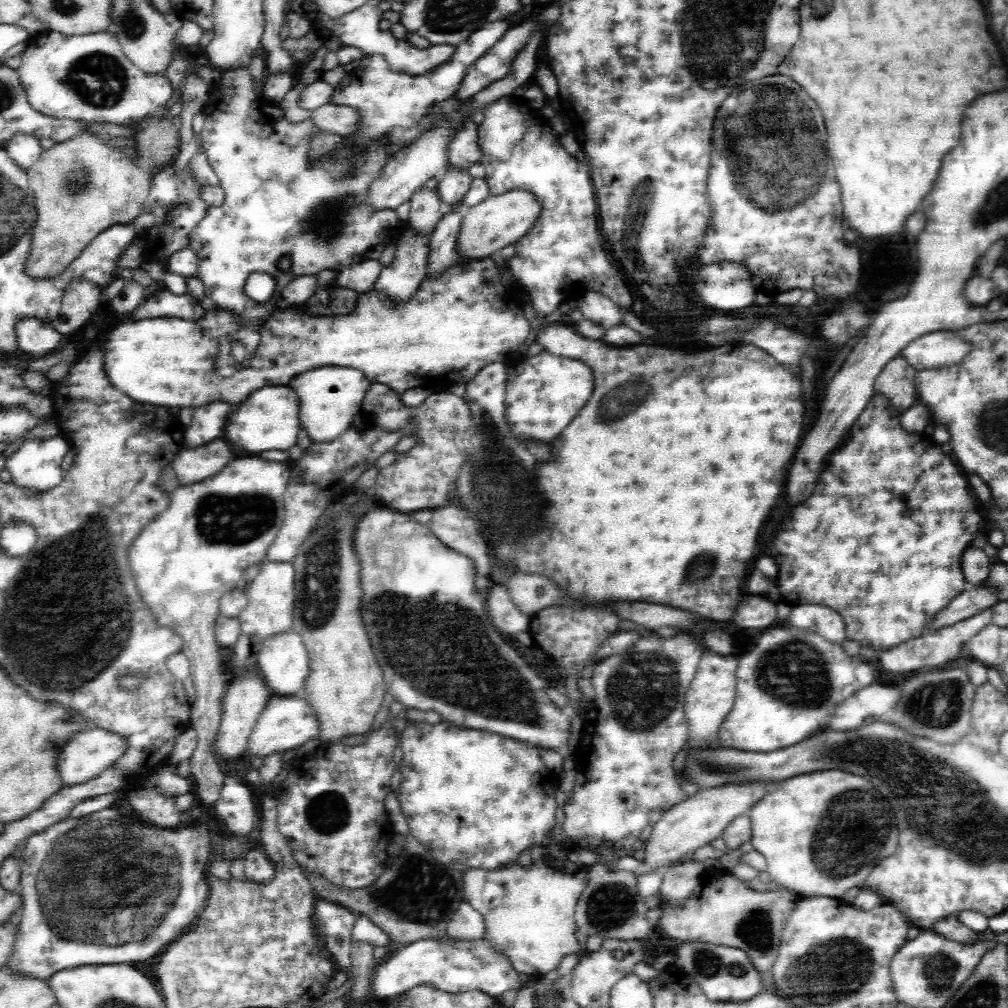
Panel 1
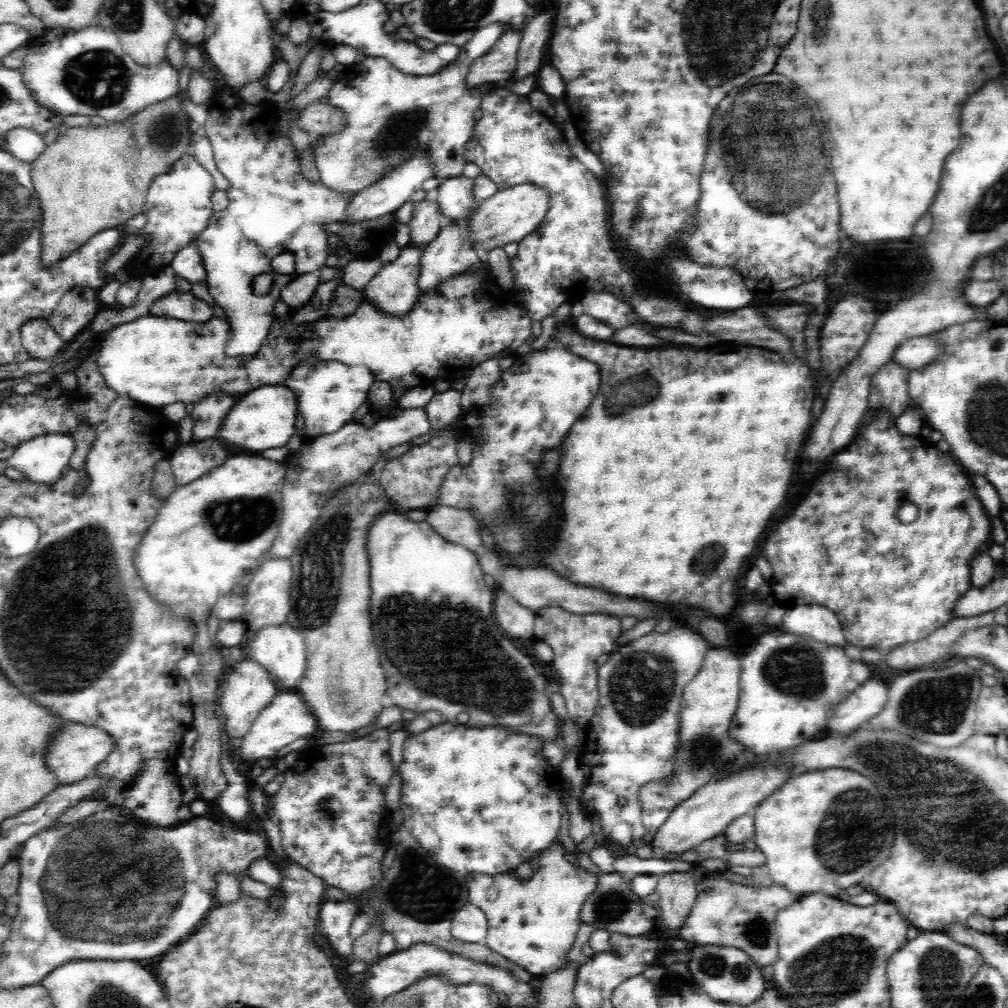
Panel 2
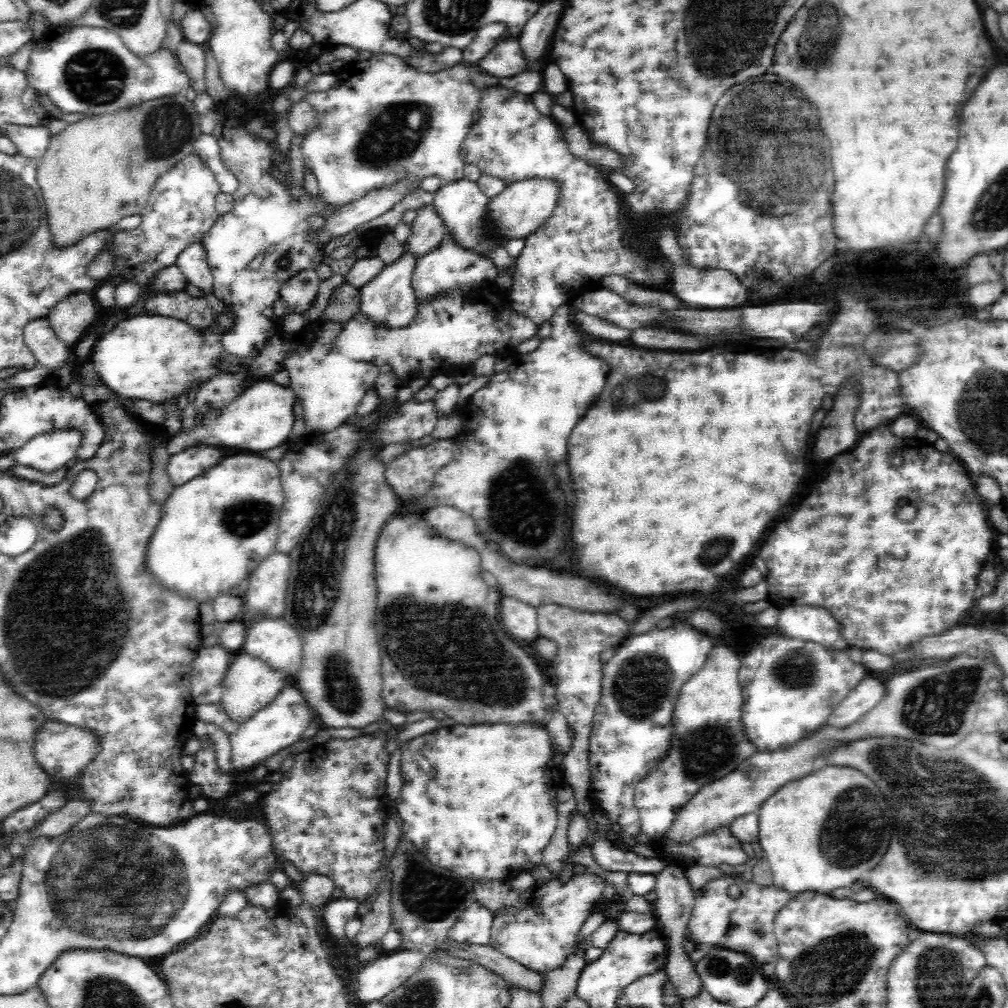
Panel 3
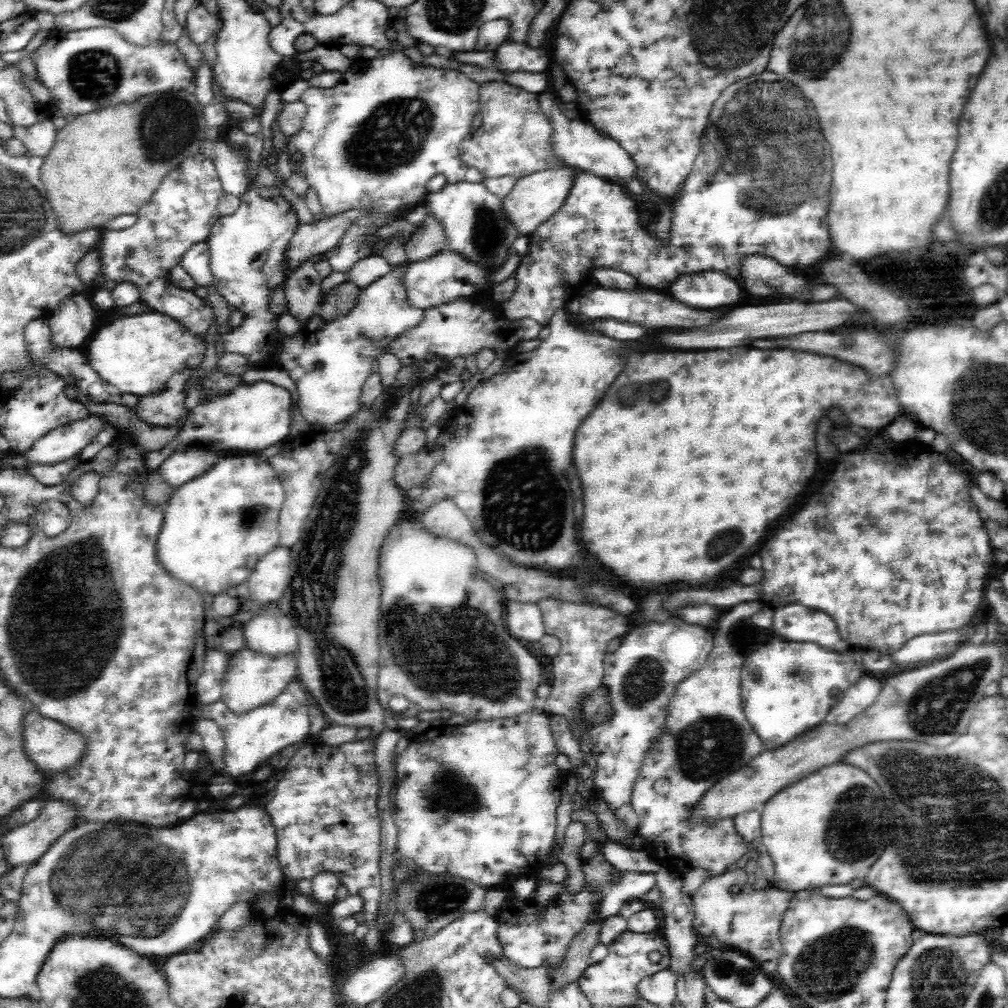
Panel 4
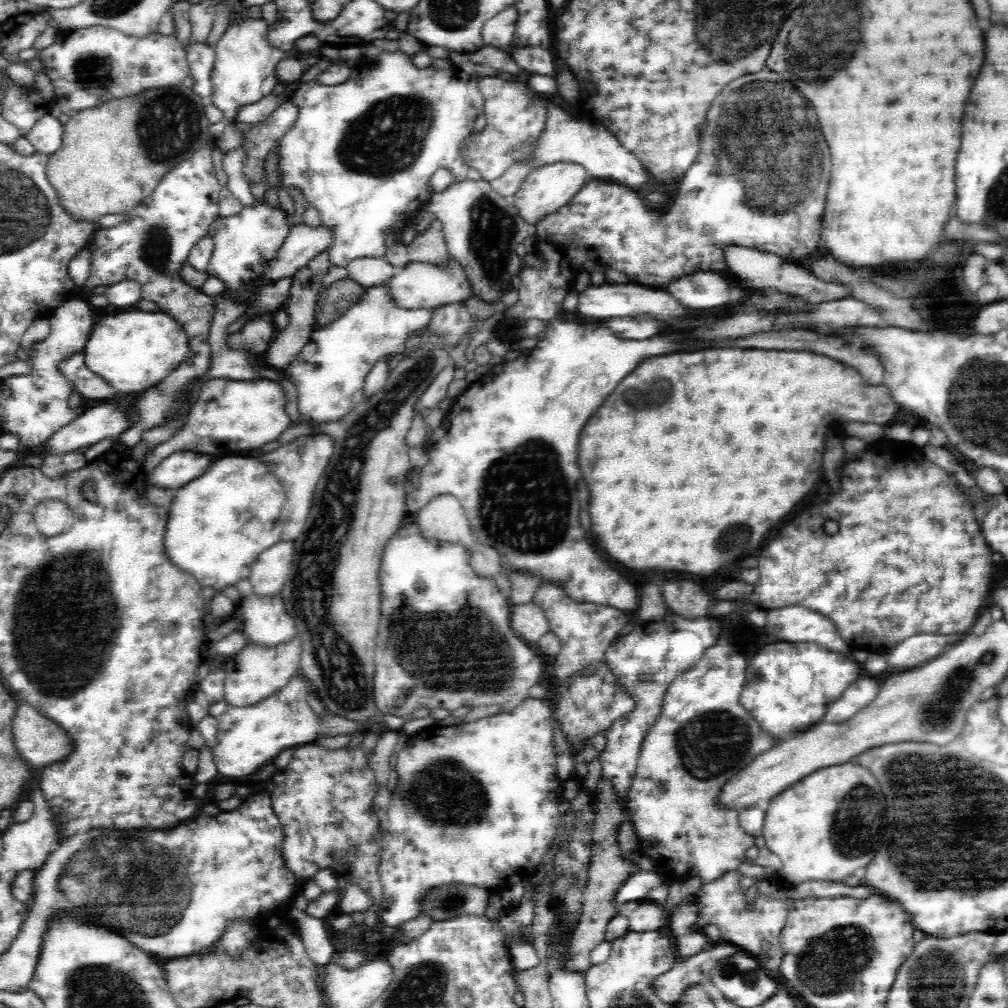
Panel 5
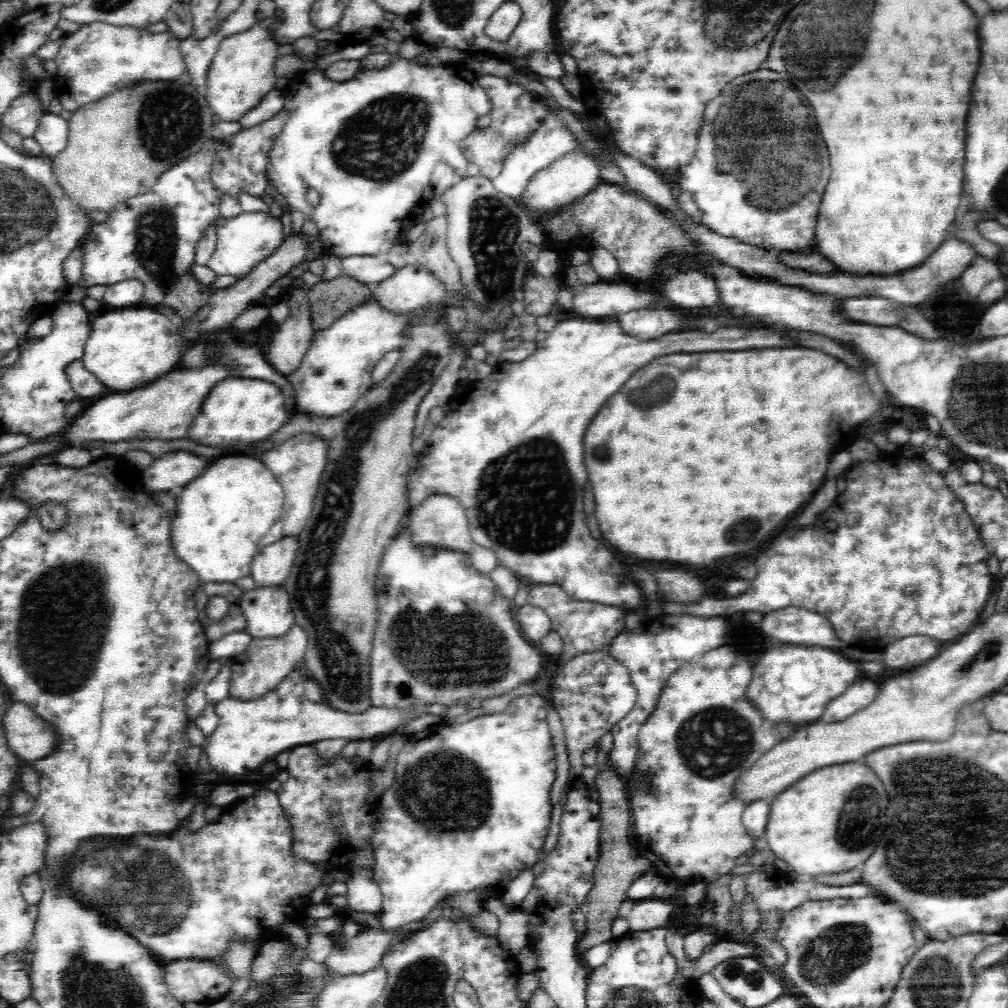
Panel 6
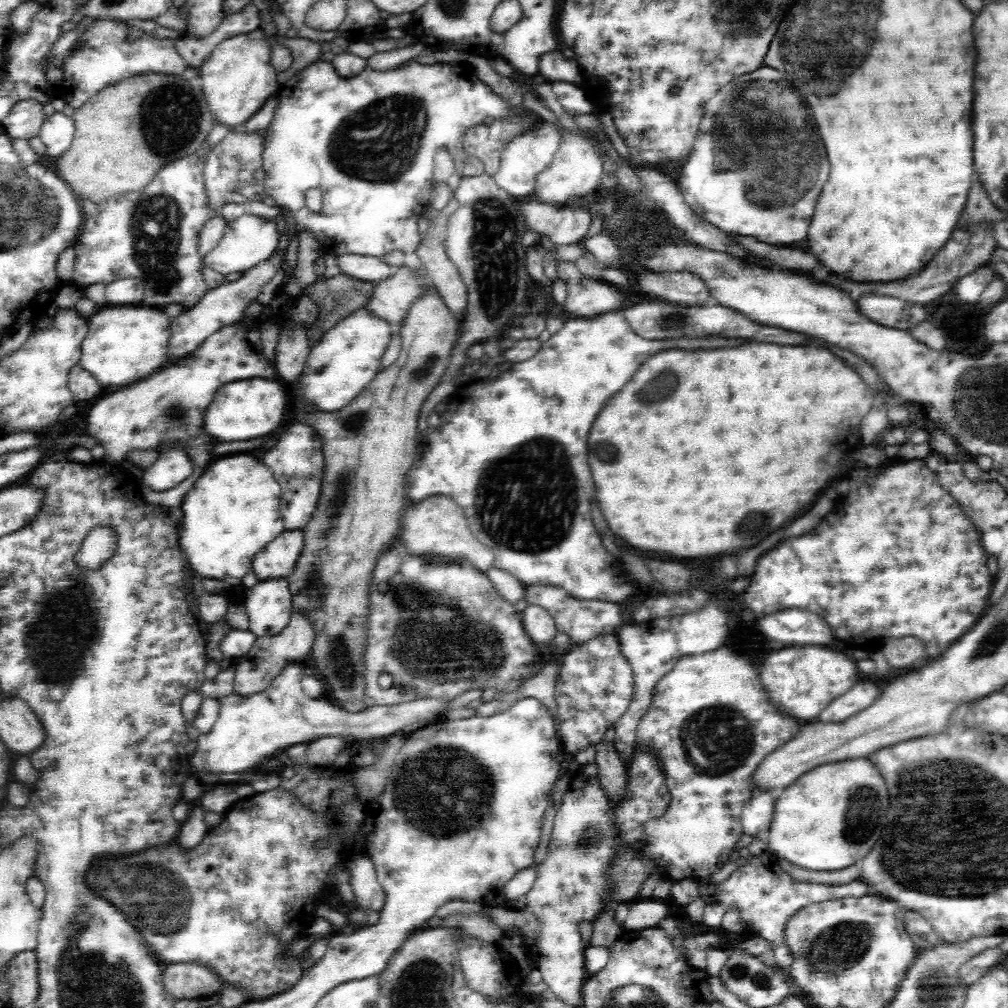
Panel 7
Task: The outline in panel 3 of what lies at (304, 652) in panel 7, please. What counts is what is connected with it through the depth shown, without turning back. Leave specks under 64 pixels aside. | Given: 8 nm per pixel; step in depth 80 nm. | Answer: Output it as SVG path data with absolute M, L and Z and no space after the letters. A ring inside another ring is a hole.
M239 652L239 655L229 663L227 673L223 678L223 696L220 701L222 709L226 711L228 718L236 723L247 721L256 711L265 707L269 702L288 685L284 673L278 669L272 669L266 662L248 655L248 653Z

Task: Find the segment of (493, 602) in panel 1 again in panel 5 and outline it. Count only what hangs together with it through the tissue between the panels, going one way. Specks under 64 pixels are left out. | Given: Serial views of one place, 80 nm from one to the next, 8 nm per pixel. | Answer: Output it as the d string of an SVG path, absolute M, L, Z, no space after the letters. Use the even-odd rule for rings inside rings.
M533 601L511 606L510 626L514 634L528 642L540 640L549 631L542 609Z

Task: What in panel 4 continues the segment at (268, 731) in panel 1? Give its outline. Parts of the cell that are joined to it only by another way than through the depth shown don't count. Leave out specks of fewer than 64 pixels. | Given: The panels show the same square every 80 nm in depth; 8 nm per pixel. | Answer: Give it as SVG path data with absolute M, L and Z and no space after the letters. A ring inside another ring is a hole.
M297 680L288 683L284 692L277 695L272 702L264 706L256 707L244 714L234 714L222 701L200 706L198 718L210 719L220 727L224 733L225 767L223 771L232 776L242 776L260 768L264 762L268 762L276 752L284 750L290 744L296 744L304 738L309 738L310 718L308 709L310 700L308 694Z

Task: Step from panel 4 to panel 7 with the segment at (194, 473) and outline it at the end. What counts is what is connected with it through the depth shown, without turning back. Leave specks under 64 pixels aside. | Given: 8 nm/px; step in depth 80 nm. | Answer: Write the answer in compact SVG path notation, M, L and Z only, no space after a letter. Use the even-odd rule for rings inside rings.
M170 450L159 454L159 458L142 470L140 483L154 492L171 490L192 476L194 463L182 450Z

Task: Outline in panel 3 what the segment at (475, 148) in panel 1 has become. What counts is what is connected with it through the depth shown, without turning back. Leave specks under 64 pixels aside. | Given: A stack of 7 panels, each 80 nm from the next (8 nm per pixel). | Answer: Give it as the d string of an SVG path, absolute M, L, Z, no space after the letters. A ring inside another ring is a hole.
M494 23L493 25L486 26L486 28L482 28L482 30L477 30L472 42L462 49L462 60L460 60L458 64L446 69L448 78L434 78L434 74L419 74L414 71L414 69L406 67L398 58L389 56L389 54L380 53L372 55L365 61L356 60L345 64L345 67L337 72L337 86L331 90L318 94L307 94L304 100L308 101L308 104L313 106L313 110L319 114L319 125L304 134L304 141L302 142L303 166L315 174L317 184L320 187L319 196L324 199L324 202L327 202L329 206L341 207L348 205L348 202L356 201L358 198L364 197L364 194L372 190L380 189L382 186L392 185L396 180L402 180L402 178L406 178L406 176L416 176L418 180L422 180L422 178L428 176L437 176L440 177L440 180L443 182L456 181L464 178L463 170L466 163L461 157L461 146L474 124L474 112L479 110L482 95L482 92L478 92L478 89L472 84L469 72L480 58L484 58L484 55L496 46L498 40L504 36L506 28L507 26L504 24Z

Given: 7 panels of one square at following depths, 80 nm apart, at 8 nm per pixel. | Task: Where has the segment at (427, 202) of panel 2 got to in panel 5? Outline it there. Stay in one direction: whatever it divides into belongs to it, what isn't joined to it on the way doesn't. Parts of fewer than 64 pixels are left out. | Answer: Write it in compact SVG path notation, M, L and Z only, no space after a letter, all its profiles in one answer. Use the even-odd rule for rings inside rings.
M438 219L430 222L428 229L419 232L407 246L410 262L425 262L444 266L448 262L449 252L443 227Z

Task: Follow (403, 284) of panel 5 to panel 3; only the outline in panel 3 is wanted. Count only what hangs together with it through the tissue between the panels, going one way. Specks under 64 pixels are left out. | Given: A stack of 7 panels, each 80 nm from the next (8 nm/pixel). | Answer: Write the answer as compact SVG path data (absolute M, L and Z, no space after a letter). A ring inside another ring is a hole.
M451 234L445 235L436 248L417 258L417 263L412 275L413 293L417 302L429 302L438 294L451 290L452 286L464 286L470 290L469 285L480 285L496 278L496 267L488 257L480 257L477 252L461 248Z

